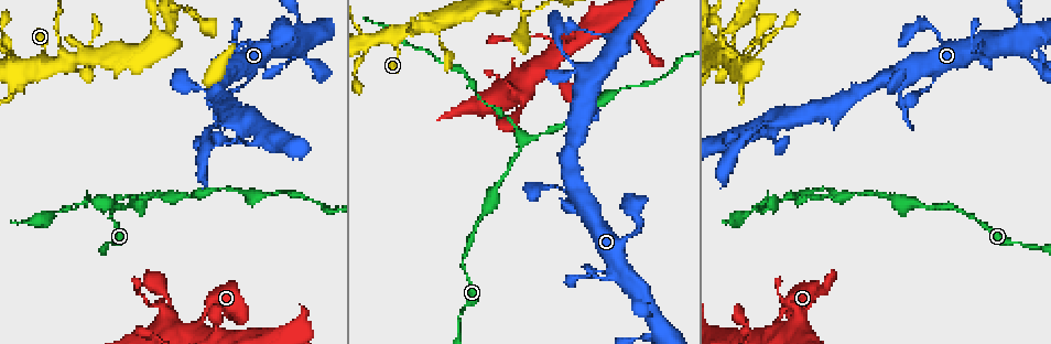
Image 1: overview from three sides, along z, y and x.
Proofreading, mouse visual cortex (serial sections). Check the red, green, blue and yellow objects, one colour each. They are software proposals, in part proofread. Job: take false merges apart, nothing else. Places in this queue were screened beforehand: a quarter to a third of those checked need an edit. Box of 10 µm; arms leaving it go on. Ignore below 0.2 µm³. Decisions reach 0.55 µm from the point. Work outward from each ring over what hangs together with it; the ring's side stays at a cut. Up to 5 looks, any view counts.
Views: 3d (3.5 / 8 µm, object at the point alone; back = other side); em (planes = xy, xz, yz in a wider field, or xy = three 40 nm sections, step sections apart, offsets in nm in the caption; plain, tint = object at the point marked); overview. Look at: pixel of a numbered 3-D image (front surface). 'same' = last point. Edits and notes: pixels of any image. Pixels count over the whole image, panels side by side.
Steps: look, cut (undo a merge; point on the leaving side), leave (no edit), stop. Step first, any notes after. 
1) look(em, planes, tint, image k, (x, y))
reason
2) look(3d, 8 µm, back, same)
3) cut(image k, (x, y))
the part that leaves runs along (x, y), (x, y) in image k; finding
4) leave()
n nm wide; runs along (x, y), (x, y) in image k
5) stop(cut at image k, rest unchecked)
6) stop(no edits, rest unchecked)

look(3d, 3.5 µm, image 1, (744, 61))
small branch off a trunk

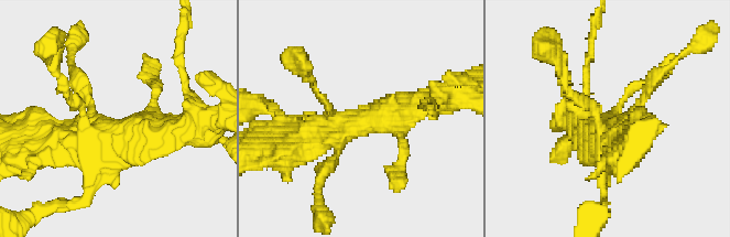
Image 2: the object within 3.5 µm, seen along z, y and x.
look(em, xy, step 5, tint, image 2, (350, 128))

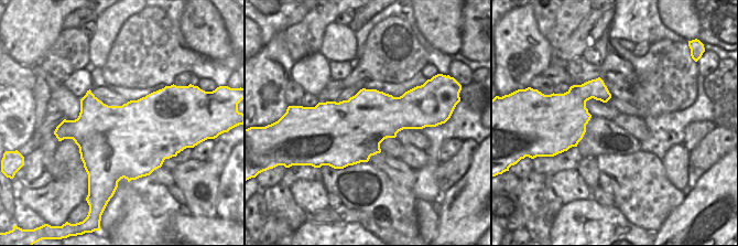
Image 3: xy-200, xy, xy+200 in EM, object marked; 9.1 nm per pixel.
look(em, xy, step 3, tint, same)
another direction

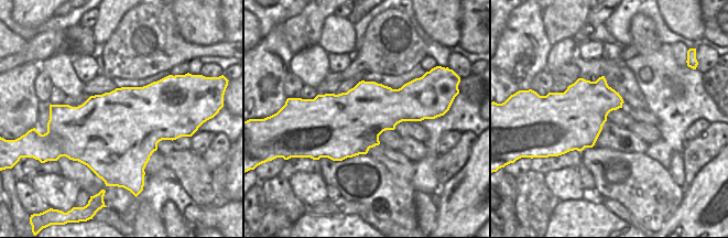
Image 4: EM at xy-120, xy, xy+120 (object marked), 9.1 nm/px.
leave()
runs along (153, 100), (133, 131), (63, 141), (58, 125) in image 2; continuous, no second cell

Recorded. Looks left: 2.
look(3d, 8 µm, image 1, (1018, 31))
calibre changes

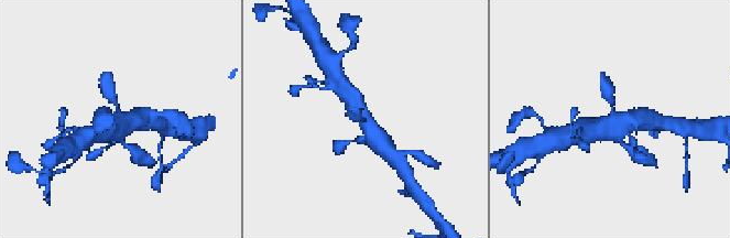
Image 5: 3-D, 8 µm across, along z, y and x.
look(em, planes, tint, same)

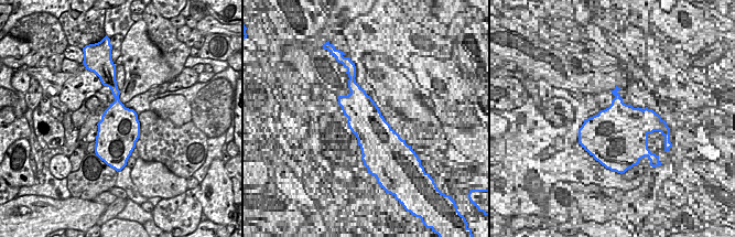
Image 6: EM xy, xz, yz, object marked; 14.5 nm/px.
leave()
runs along (591, 131), (613, 119), (607, 89) in image 5; one cell here

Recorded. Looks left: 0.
stop(no edits, rest unchecked)

